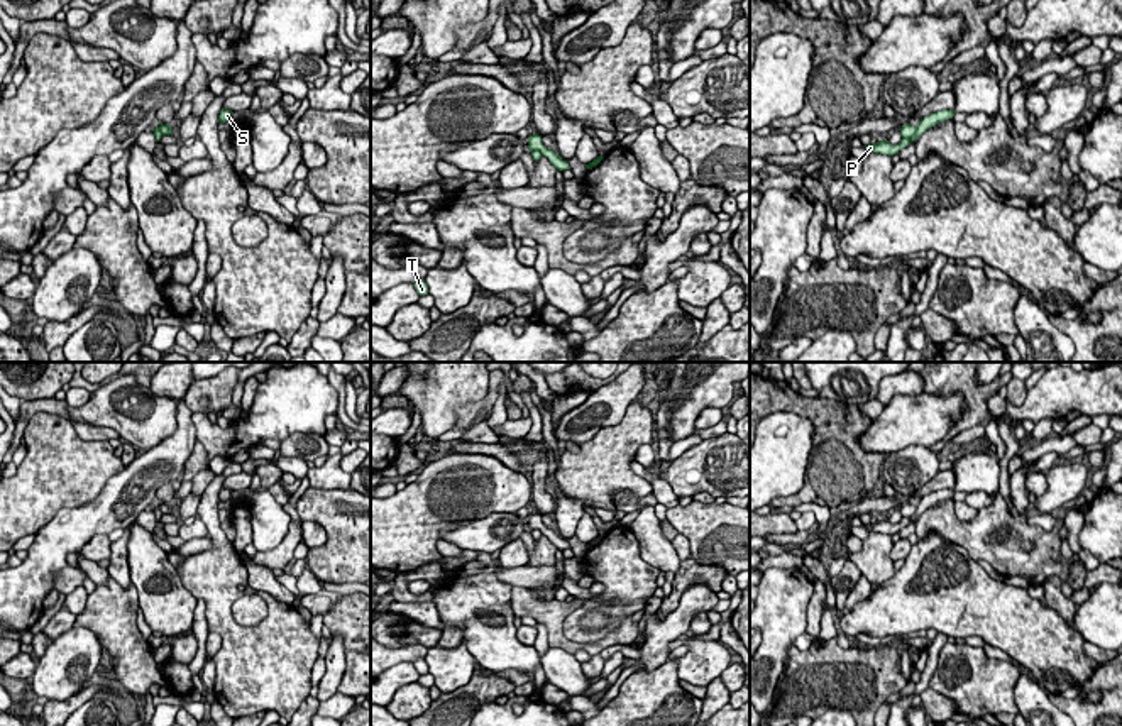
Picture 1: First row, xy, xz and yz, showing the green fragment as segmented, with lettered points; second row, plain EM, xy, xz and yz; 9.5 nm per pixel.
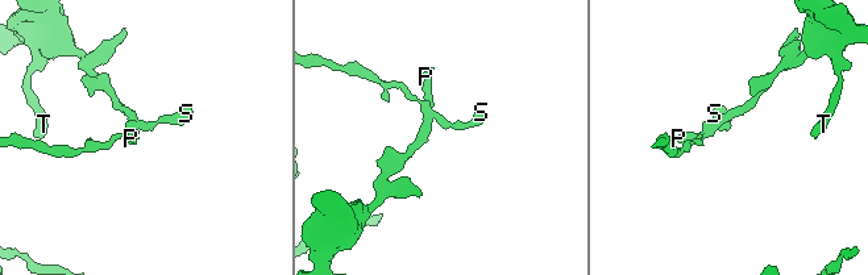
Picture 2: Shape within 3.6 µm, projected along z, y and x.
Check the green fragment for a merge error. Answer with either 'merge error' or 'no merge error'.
merge error

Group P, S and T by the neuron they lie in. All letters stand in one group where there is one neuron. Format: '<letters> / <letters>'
P T / S

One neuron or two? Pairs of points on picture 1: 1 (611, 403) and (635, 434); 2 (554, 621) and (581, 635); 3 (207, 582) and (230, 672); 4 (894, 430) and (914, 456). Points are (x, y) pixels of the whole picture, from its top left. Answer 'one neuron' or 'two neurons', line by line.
1: two neurons
2: two neurons
3: one neuron
4: two neurons

